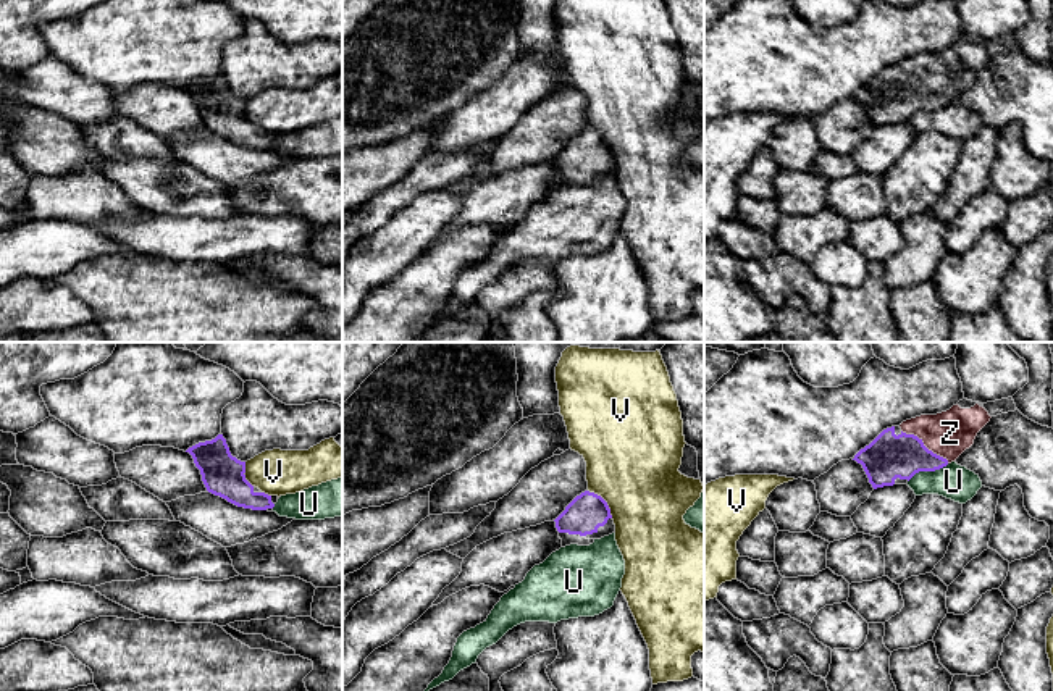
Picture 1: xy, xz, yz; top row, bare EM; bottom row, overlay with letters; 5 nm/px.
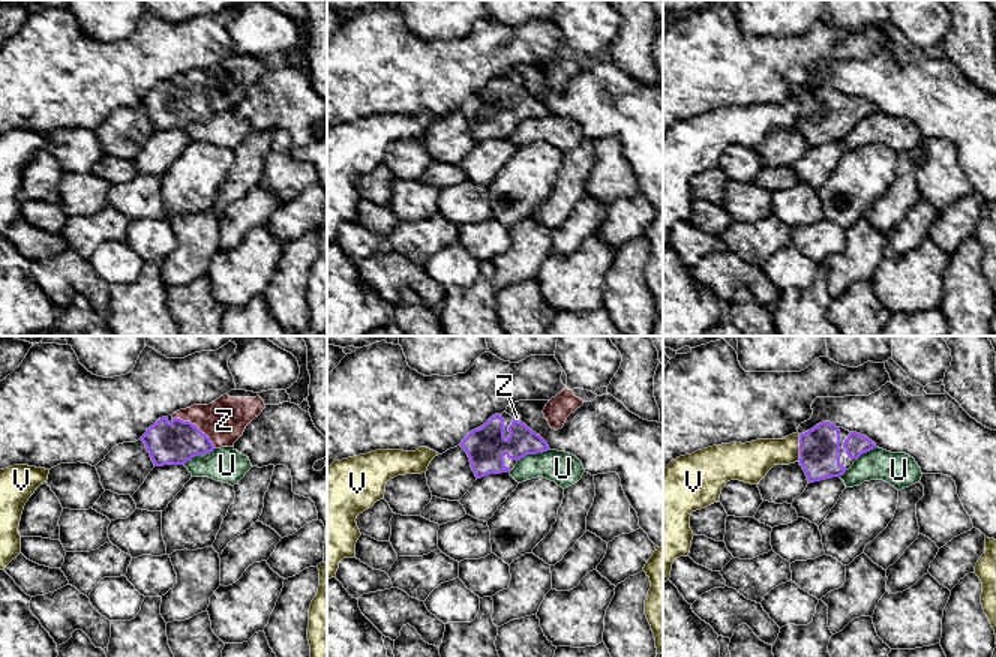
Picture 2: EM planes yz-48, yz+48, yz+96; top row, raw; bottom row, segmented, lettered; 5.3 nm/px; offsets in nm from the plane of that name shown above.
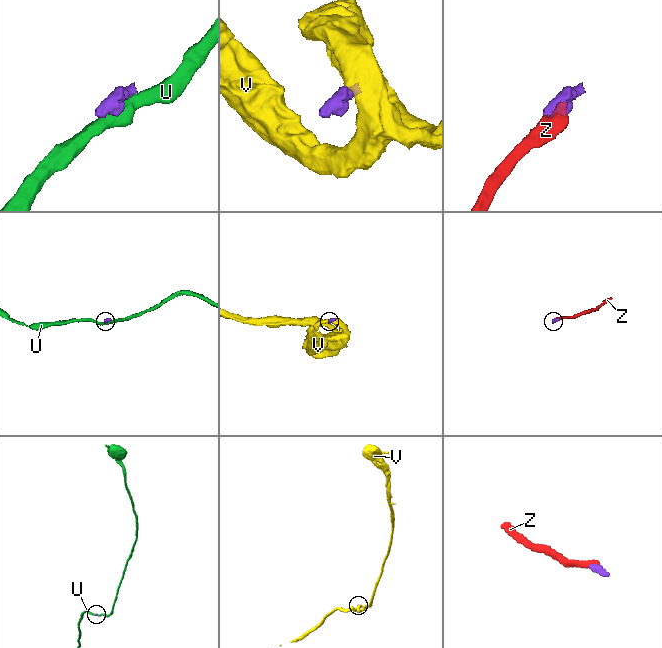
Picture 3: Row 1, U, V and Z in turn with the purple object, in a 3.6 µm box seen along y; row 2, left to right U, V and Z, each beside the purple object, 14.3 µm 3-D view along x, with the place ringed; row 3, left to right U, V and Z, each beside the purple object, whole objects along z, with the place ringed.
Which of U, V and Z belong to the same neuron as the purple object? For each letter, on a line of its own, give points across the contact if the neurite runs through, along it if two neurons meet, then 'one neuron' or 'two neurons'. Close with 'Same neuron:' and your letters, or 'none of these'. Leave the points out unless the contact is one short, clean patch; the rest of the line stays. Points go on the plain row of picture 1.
U: two neurons
V: border xz (588, 128), (606, 141), (612, 155); two neurons
Z: way yz (887, 96), (905, 94), (924, 84), (950, 71); one neuron
Same neuron: Z

